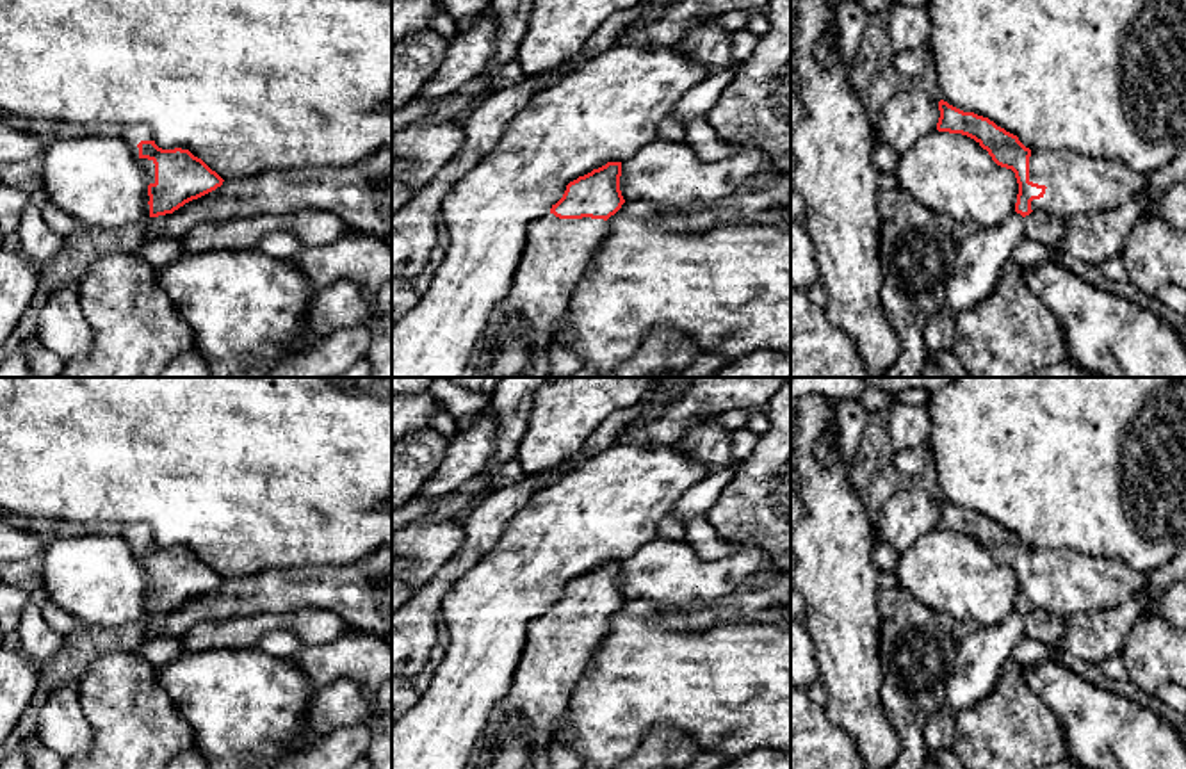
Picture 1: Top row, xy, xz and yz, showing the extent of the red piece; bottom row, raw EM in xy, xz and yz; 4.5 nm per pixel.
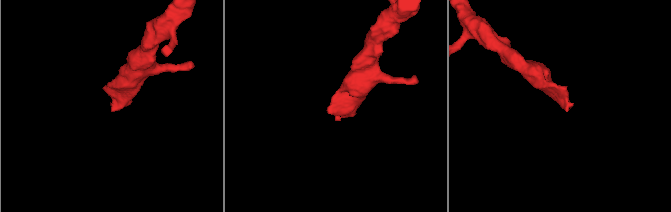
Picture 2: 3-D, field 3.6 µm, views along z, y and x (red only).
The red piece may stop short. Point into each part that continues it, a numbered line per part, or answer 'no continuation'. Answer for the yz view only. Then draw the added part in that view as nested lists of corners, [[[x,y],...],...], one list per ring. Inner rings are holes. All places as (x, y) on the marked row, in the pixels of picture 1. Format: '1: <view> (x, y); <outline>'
1: yz (1076, 184); [[[1031,151],[1029,182],[1045,185],[1045,194],[1031,201],[1031,210],[1044,210],[1061,219],[1072,219],[1077,214],[1101,214],[1122,206],[1140,192],[1147,192],[1150,205],[1143,214],[1156,215],[1168,224],[1186,230],[1186,180],[1177,182],[1166,190],[1150,192],[1147,174],[1127,169],[1122,162],[1084,157],[1074,151]]]

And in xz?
1: xz (517, 340); [[[545,214],[529,224],[522,258],[508,295],[493,308],[483,333],[474,377],[550,377],[554,329],[568,310],[577,281],[609,233],[604,219],[559,219]]]

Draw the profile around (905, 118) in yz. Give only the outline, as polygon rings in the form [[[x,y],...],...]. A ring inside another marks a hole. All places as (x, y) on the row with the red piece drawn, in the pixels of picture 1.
[[[912,89],[899,93],[881,107],[874,125],[876,142],[903,153],[919,139],[937,130],[938,117],[938,103],[924,91]]]

